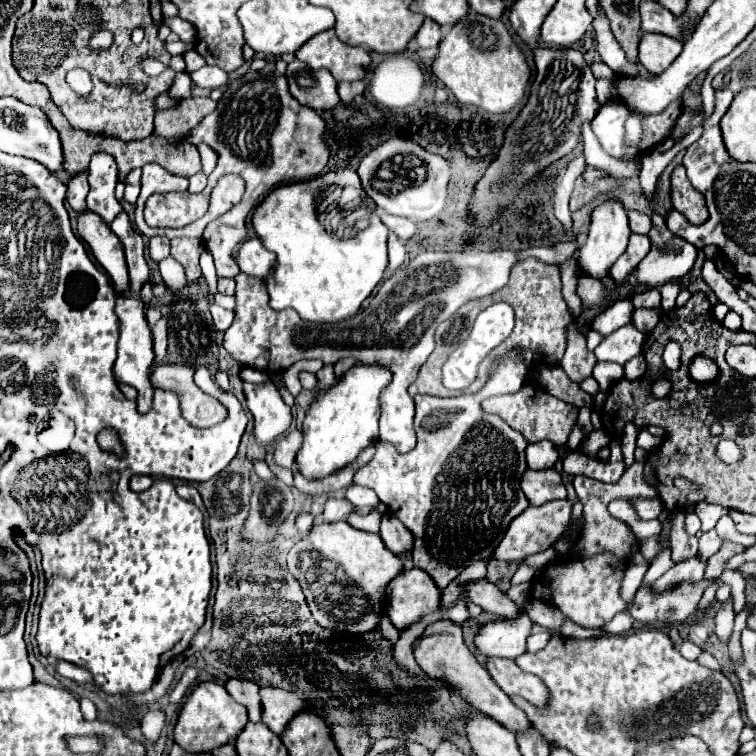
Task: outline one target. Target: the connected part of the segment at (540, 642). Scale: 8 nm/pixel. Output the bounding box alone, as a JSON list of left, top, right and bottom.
[526,630,550,652]

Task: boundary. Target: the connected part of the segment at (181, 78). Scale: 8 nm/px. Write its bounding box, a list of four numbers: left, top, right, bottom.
[170,72,190,100]

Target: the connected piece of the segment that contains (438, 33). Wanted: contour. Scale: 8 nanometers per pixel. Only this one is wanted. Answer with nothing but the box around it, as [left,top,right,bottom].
[416,18,444,48]

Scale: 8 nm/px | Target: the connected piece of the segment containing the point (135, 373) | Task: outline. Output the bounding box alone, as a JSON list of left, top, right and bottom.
[114,294,154,414]

